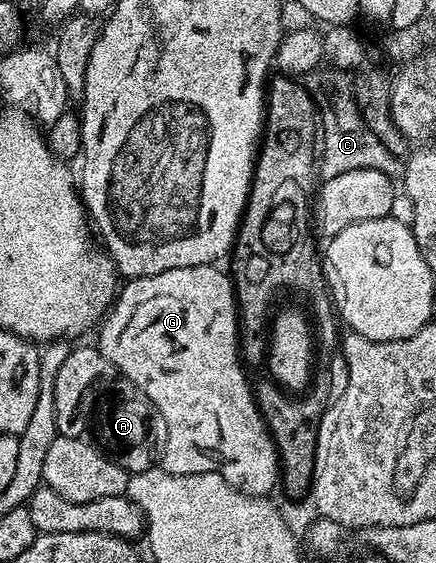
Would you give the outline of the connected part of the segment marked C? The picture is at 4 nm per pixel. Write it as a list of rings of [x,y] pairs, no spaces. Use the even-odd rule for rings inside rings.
[[[323,64],[301,75],[300,81],[312,96],[320,119],[320,161],[316,174],[322,182],[332,180],[332,176],[340,176],[340,172],[350,172],[352,168],[372,168],[391,176],[403,173],[403,163],[395,154],[388,152],[382,139],[363,120],[354,99],[354,79],[347,71]]]

